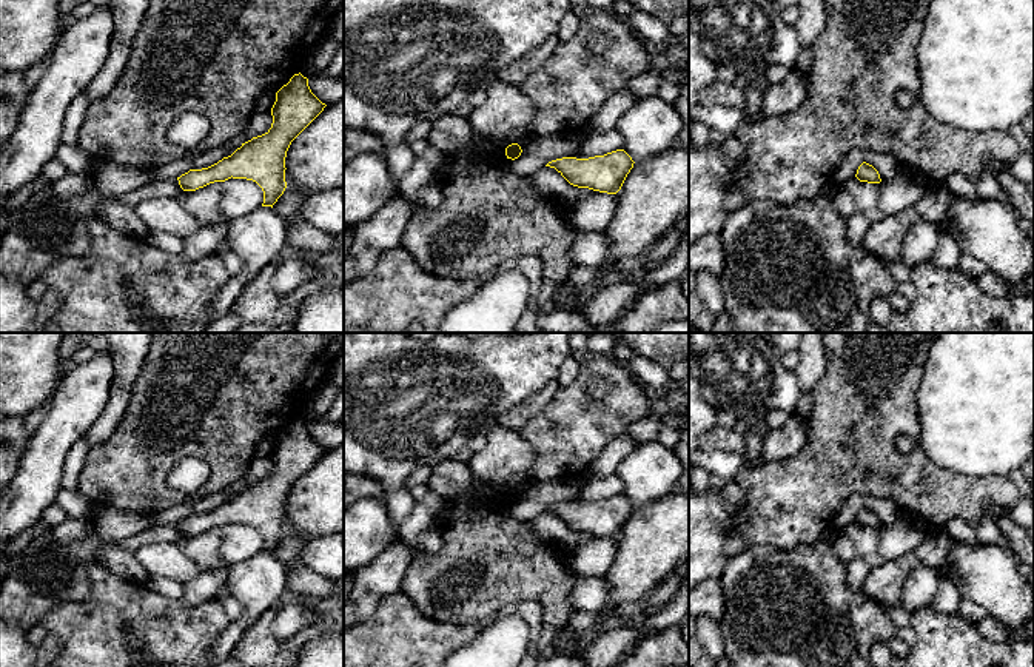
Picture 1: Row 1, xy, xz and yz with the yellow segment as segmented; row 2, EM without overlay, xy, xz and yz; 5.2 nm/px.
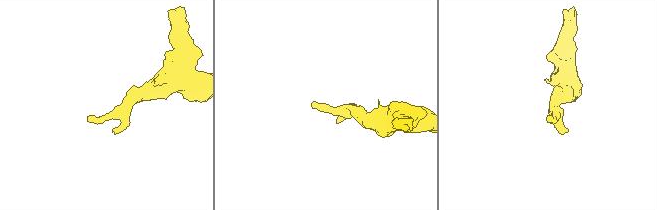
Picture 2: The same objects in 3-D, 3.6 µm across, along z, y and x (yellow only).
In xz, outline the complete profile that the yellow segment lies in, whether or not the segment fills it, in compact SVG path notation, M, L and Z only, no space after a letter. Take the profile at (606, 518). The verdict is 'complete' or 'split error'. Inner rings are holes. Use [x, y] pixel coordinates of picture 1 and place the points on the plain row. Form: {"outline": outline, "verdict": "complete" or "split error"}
{"outline": "M616 494L589 504L562 502L546 511L555 513L573 531L616 539L633 508L624 494Z", "verdict": "complete"}

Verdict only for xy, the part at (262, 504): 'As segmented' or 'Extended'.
As segmented

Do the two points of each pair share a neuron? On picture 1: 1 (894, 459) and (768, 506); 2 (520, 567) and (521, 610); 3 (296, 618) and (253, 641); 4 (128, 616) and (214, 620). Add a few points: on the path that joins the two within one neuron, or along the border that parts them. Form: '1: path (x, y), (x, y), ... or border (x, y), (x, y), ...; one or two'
1: path (863, 459), (837, 459), (798, 496); one
2: border (489, 616), (516, 603), (537, 603), (541, 633); two
3: border (296, 604), (282, 607), (271, 624), (279, 643); two
4: path (150, 620), (193, 620); one

